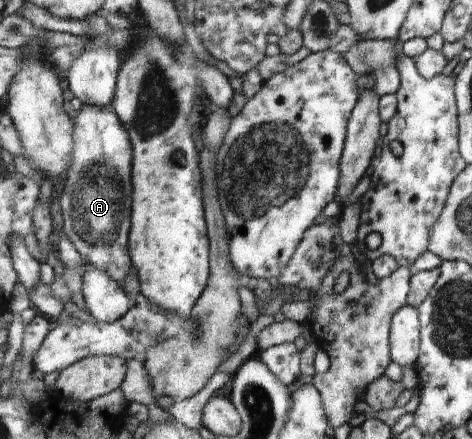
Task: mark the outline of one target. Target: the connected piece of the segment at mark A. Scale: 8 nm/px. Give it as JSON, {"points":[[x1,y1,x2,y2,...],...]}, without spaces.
{"points":[[92,105,85,106,75,118,77,143,75,163,65,180,61,196,65,225,63,234,67,235,93,269,108,272,114,280,124,283,132,274,135,265,131,256,131,234,133,230,133,194,135,148,131,134,113,107,101,109]]}

